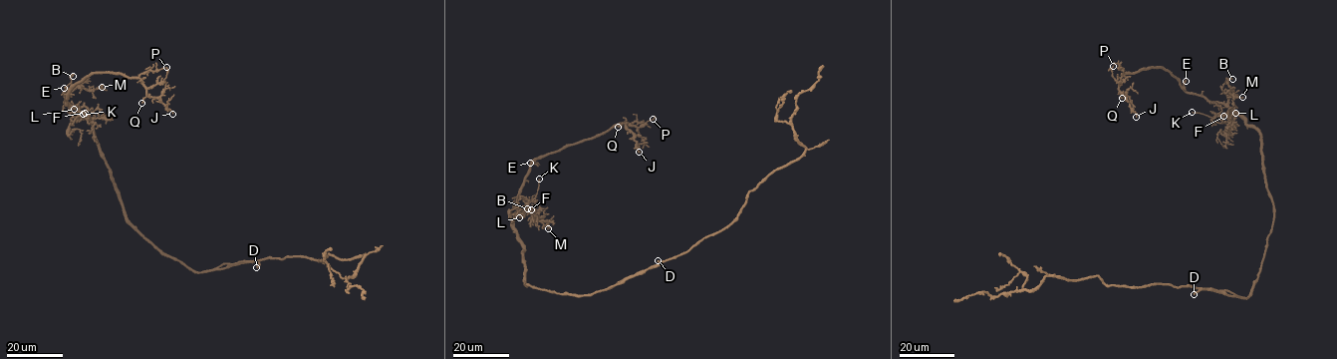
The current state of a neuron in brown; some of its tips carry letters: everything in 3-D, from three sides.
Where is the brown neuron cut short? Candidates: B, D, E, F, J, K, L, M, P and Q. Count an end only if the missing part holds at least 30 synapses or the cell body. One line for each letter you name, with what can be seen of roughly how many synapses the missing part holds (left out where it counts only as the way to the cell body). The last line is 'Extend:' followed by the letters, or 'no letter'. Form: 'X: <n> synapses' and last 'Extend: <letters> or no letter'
Extend: D

